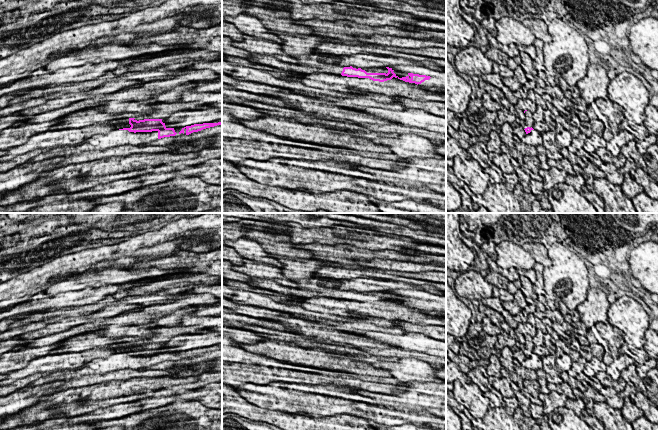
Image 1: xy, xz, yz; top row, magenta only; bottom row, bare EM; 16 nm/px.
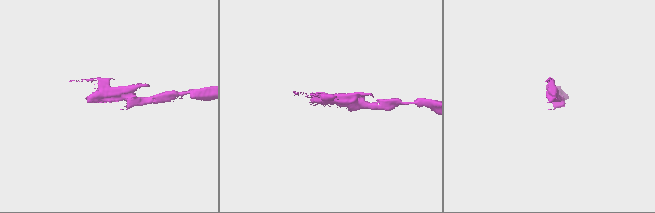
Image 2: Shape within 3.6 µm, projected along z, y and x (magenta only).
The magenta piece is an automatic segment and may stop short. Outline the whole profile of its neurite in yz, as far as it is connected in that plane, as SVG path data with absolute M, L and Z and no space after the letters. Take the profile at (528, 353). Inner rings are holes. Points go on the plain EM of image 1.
M527 351L524 353L526 359L523 362L523 366L527 369L538 370L543 369L543 363L540 356L534 354L532 351Z

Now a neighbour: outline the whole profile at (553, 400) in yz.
M550 391L549 394L540 392L538 398L542 401L544 414L549 415L555 408L565 407L568 397L556 391Z

